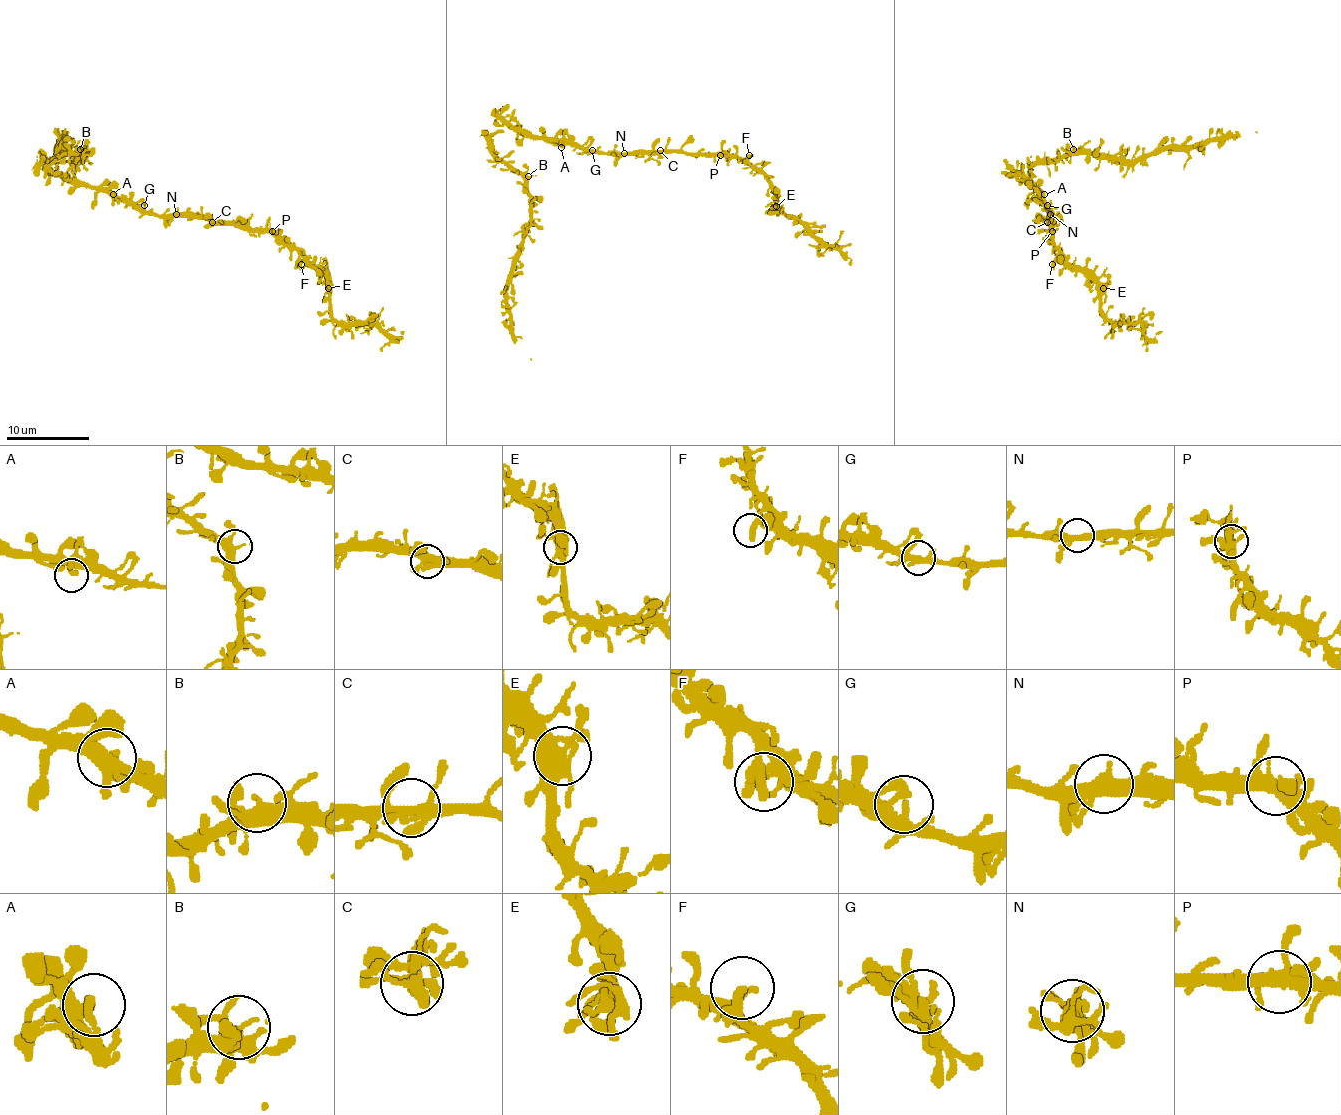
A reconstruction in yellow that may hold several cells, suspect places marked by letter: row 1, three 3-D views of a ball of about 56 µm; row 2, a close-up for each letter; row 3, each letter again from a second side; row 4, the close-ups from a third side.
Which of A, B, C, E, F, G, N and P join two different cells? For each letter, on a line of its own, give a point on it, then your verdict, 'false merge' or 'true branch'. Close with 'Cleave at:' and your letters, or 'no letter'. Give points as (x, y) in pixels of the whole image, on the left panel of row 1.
A: place (113, 194); true branch
B: place (80, 149); true branch
C: place (212, 222); true branch
E: place (328, 288); true branch
F: place (301, 264); true branch
G: place (144, 205); true branch
N: place (176, 214); true branch
P: place (272, 231); true branch
Cleave at: no letter

